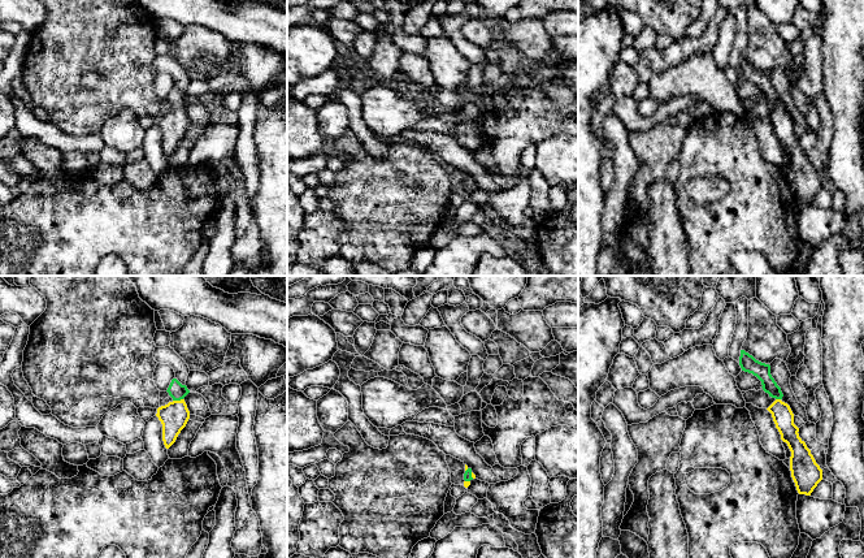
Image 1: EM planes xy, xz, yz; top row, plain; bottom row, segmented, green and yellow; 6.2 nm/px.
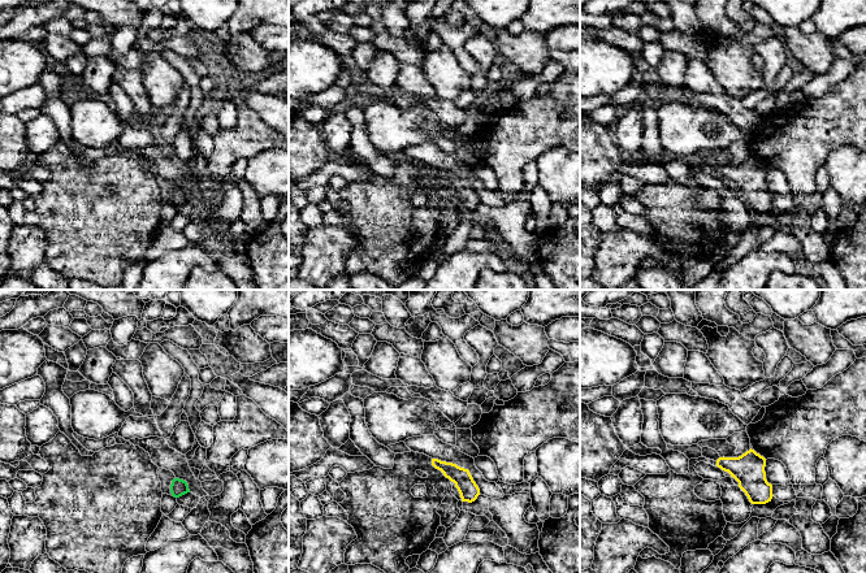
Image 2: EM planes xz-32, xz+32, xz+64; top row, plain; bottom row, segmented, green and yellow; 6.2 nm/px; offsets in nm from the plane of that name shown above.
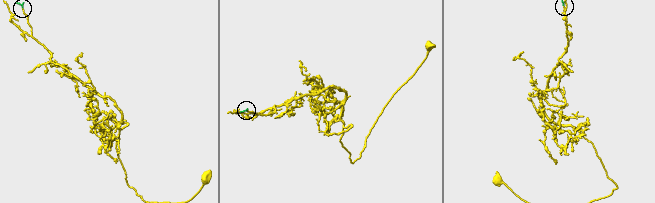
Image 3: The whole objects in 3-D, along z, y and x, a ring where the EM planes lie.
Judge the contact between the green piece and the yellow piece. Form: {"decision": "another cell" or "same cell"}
{"decision": "same cell"}

